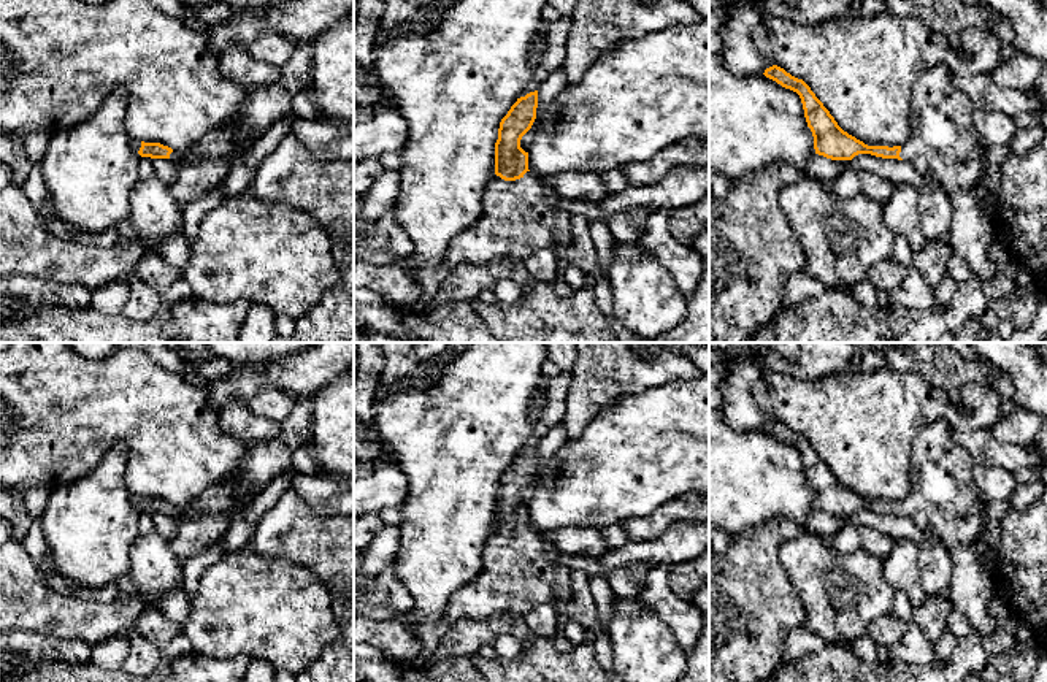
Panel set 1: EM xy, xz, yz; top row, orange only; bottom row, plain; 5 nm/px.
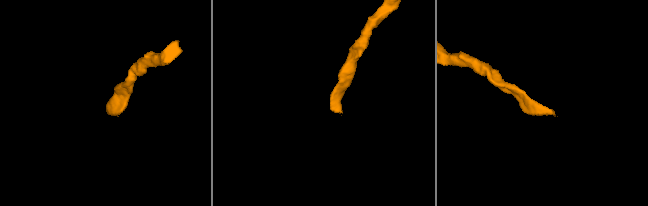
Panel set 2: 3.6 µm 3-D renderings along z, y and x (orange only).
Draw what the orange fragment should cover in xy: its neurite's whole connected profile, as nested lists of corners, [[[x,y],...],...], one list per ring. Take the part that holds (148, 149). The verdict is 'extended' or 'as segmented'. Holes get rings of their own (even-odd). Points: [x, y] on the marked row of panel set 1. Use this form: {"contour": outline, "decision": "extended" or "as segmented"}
{"contour": [[[132,140],[132,148],[141,155],[141,157],[151,157],[151,159],[173,159],[178,160],[178,155],[173,152],[171,148],[163,146],[160,143],[144,143],[144,141],[135,141]]], "decision": "extended"}

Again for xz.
{"contour": [[[538,90],[517,98],[508,114],[501,119],[498,140],[495,143],[495,176],[487,182],[482,195],[482,216],[468,230],[457,235],[444,255],[433,265],[409,271],[417,282],[419,301],[401,312],[424,312],[433,308],[433,298],[444,284],[444,279],[460,266],[471,262],[492,262],[516,257],[525,260],[544,247],[558,249],[571,241],[571,214],[560,211],[560,197],[541,178],[528,170],[528,152],[520,148],[522,136],[531,128],[536,119]]], "decision": "extended"}

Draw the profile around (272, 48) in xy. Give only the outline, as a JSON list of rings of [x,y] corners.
[[[267,32],[257,36],[249,46],[249,52],[259,62],[268,62],[282,68],[292,57],[295,44],[287,38]]]

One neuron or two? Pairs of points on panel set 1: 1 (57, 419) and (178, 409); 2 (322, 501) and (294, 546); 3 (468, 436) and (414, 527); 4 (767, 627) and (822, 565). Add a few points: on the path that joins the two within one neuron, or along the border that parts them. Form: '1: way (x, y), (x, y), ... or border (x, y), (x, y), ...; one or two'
1: way (88, 409), (148, 409); one
2: border (291, 486), (316, 513), (337, 516); two
3: way (452, 459), (451, 490), (437, 505); one
4: border (779, 559), (803, 603), (803, 625); two

